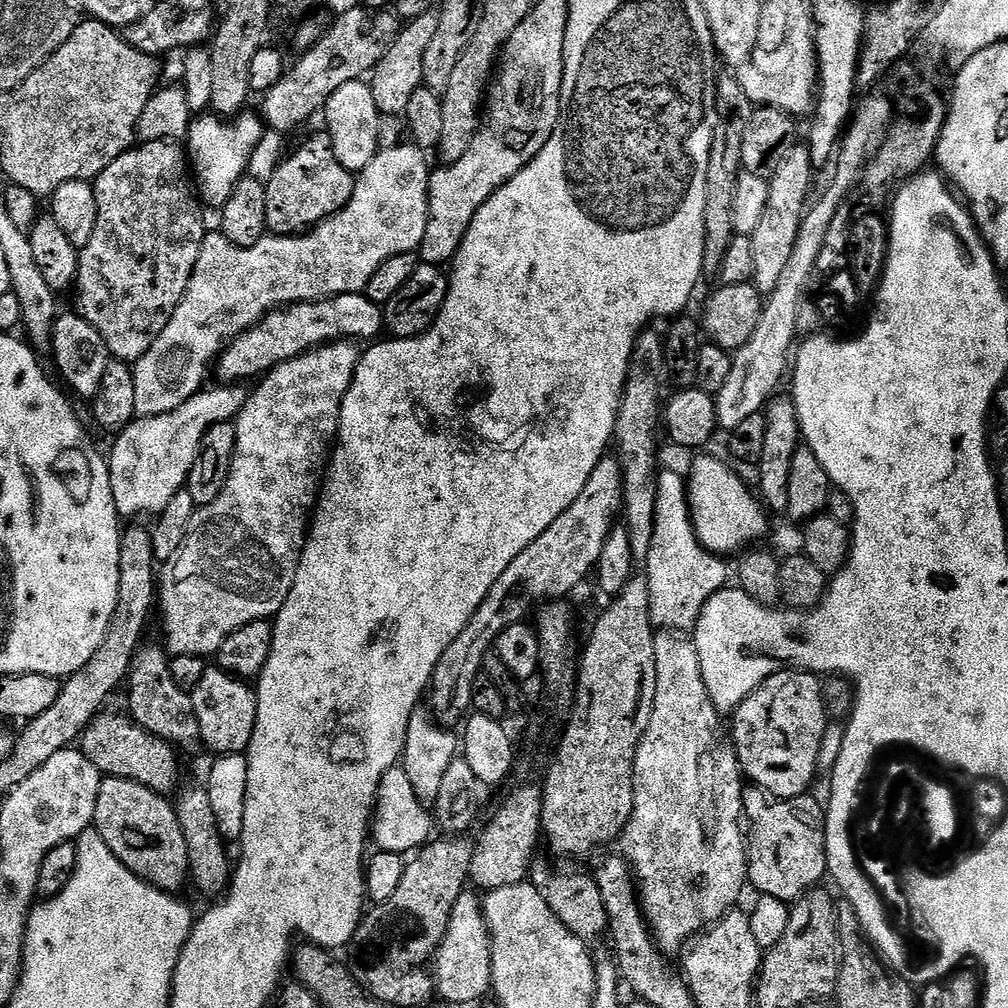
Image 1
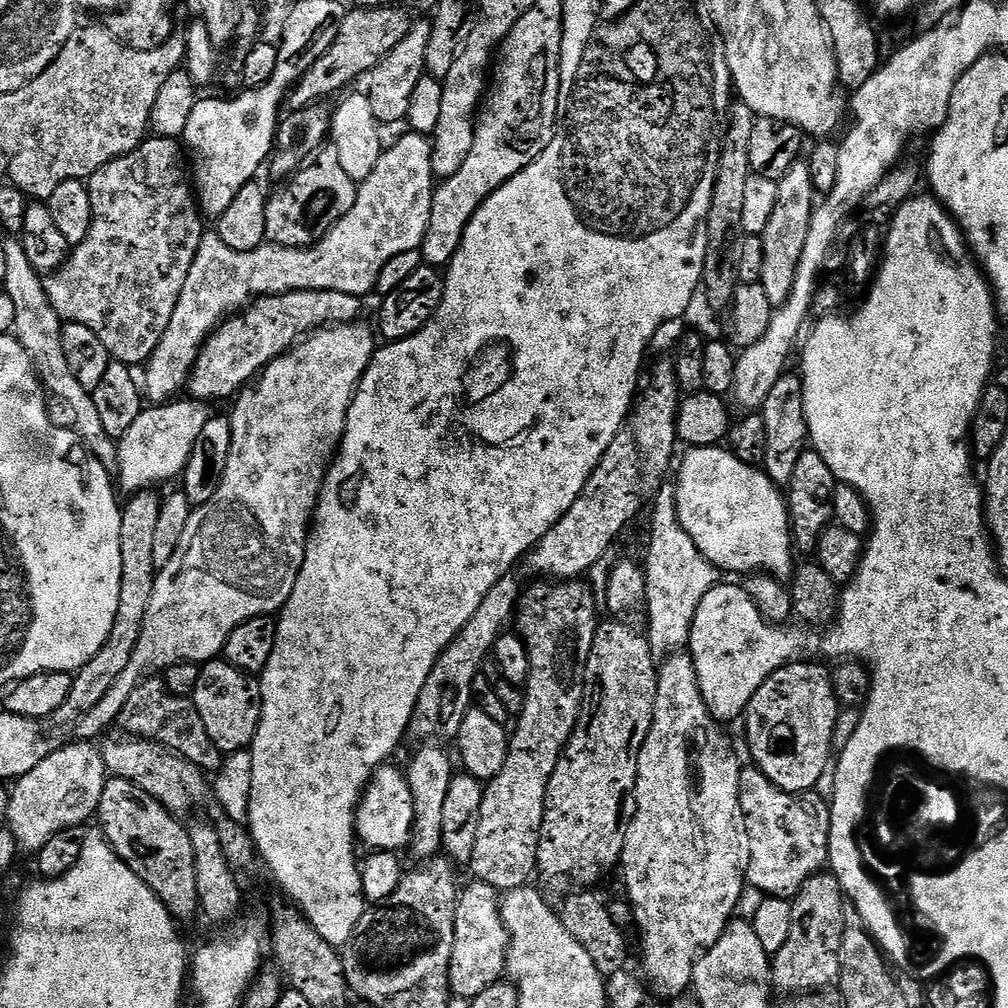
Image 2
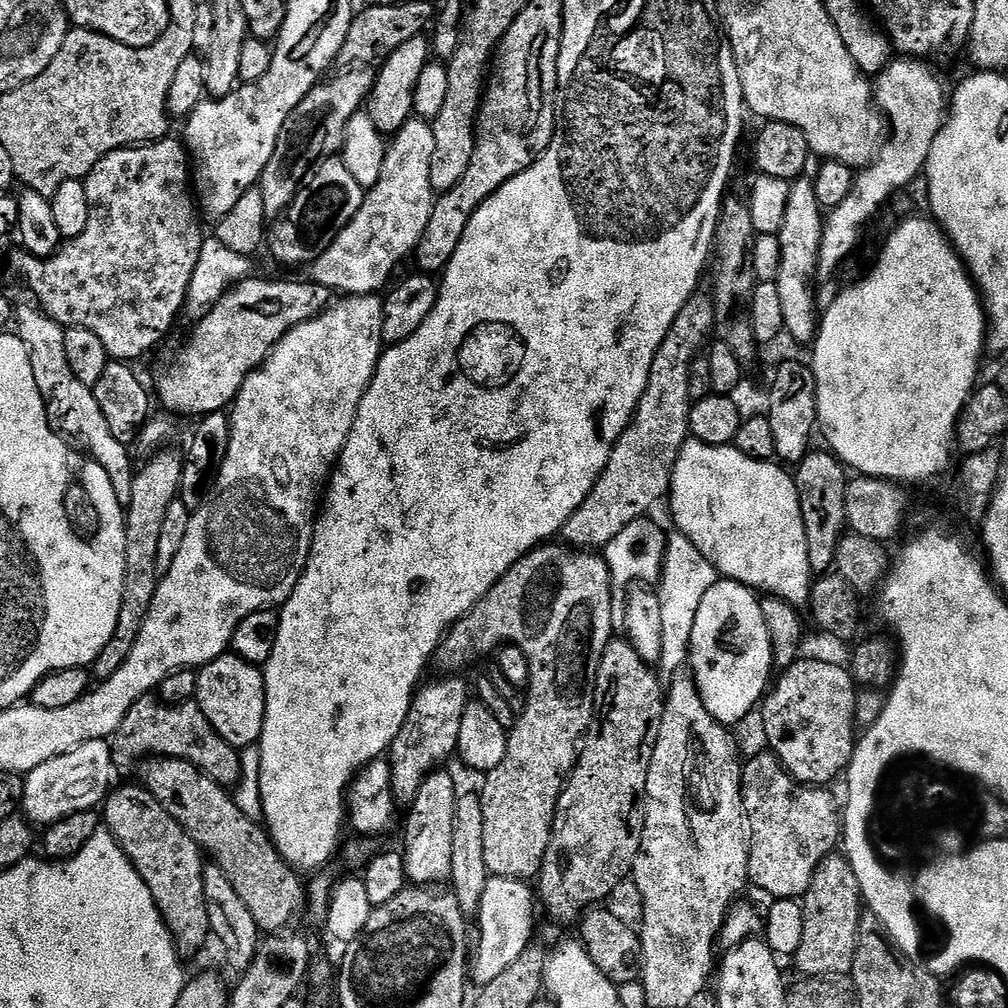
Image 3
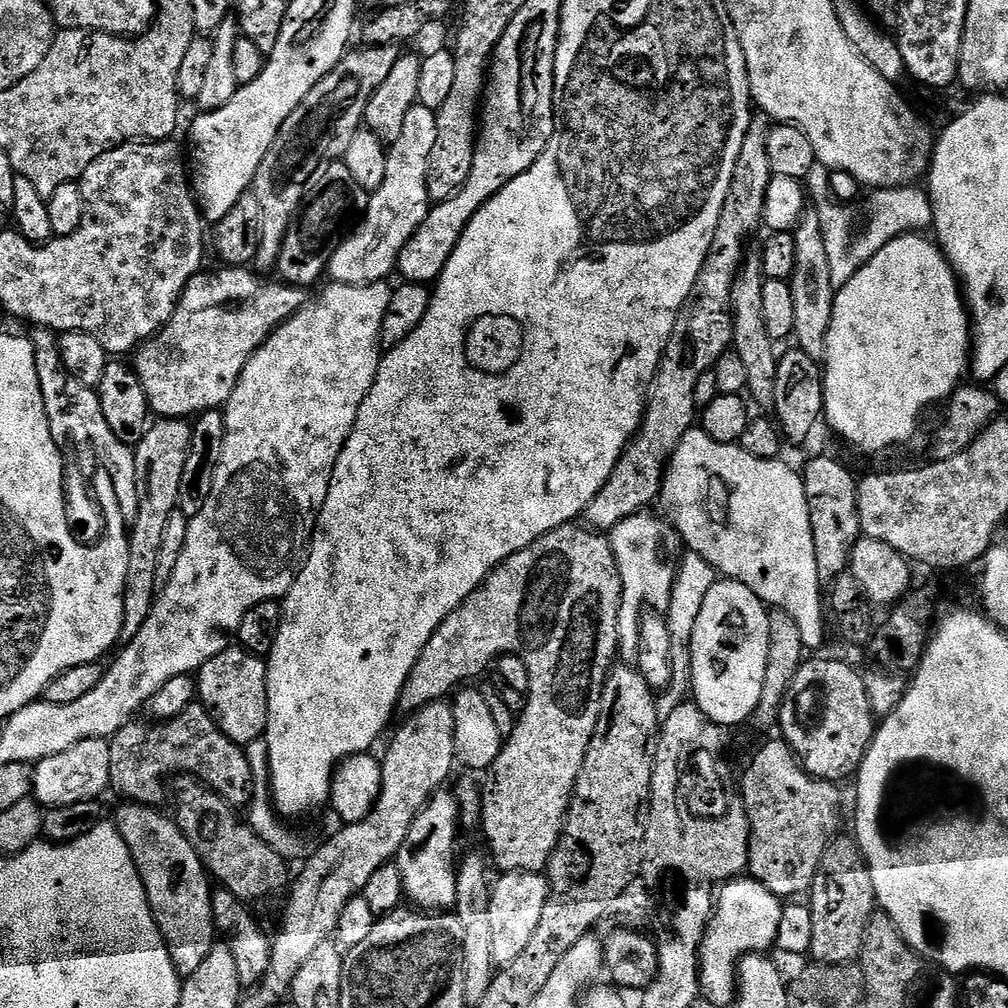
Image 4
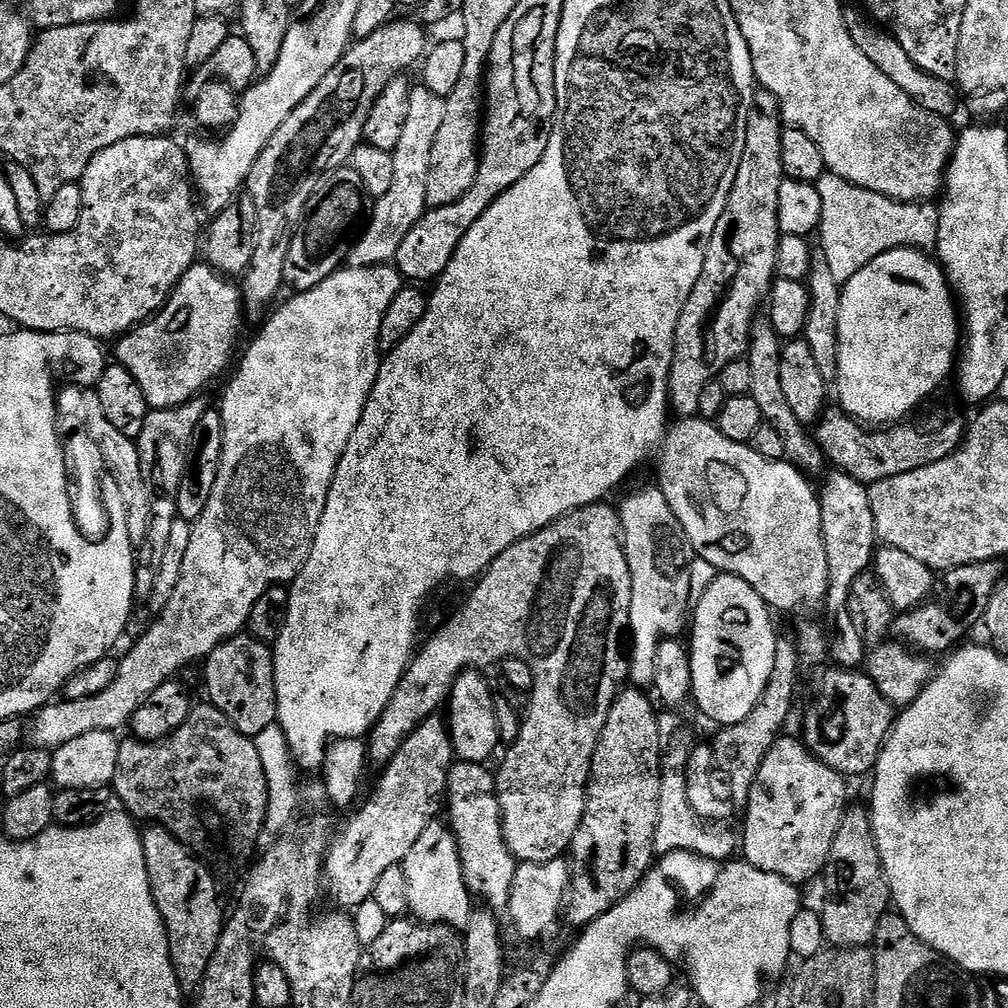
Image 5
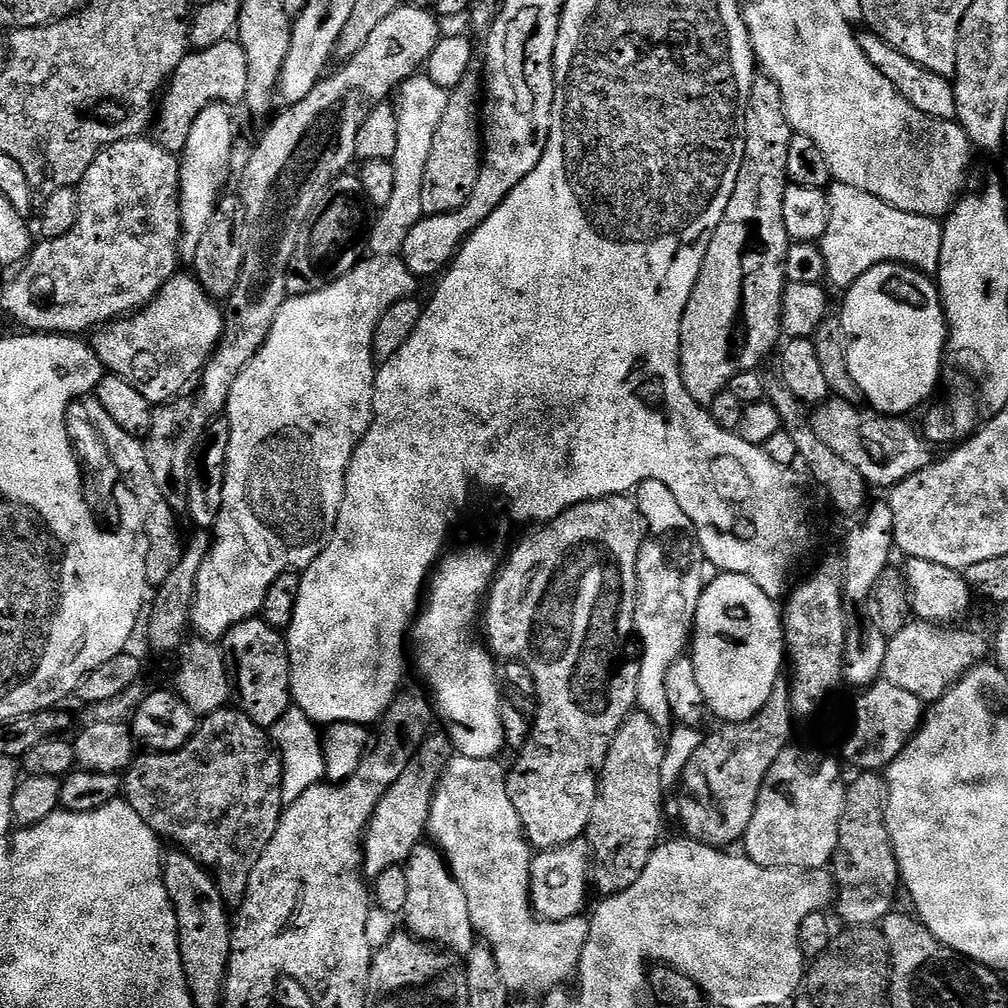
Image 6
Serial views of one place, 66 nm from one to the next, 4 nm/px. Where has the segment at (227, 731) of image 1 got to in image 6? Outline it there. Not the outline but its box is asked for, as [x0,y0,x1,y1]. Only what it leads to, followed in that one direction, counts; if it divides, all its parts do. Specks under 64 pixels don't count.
[222,618,292,729]

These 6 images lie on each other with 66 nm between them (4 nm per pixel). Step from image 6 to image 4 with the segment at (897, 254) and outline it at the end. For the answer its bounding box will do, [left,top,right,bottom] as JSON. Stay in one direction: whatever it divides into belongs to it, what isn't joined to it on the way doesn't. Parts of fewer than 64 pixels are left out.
[806,163,932,286]

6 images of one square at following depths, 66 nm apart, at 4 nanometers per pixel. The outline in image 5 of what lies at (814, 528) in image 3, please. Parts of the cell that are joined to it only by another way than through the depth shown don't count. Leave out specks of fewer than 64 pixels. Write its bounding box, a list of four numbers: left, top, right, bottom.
[818,470,878,670]

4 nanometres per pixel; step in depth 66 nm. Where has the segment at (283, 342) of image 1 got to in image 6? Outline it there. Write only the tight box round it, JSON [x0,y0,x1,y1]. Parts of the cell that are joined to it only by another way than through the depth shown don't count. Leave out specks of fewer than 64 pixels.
[90,274,224,406]

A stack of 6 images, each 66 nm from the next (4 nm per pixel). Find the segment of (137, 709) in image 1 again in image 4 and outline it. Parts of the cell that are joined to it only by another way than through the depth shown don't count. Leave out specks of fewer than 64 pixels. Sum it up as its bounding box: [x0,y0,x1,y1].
[108,702,252,806]

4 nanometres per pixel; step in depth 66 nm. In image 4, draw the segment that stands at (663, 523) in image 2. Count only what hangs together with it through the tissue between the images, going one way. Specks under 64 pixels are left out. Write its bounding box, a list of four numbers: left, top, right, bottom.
[655,552,718,723]

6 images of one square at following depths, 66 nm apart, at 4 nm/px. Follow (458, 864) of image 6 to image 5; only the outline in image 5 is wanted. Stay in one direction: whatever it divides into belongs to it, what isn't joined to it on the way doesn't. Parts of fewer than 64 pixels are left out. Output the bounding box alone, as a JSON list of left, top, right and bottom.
[446,763,518,905]

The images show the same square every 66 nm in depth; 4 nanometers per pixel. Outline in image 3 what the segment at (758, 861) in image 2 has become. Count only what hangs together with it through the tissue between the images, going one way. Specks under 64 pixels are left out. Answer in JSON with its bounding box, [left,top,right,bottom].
[740,750,842,898]

